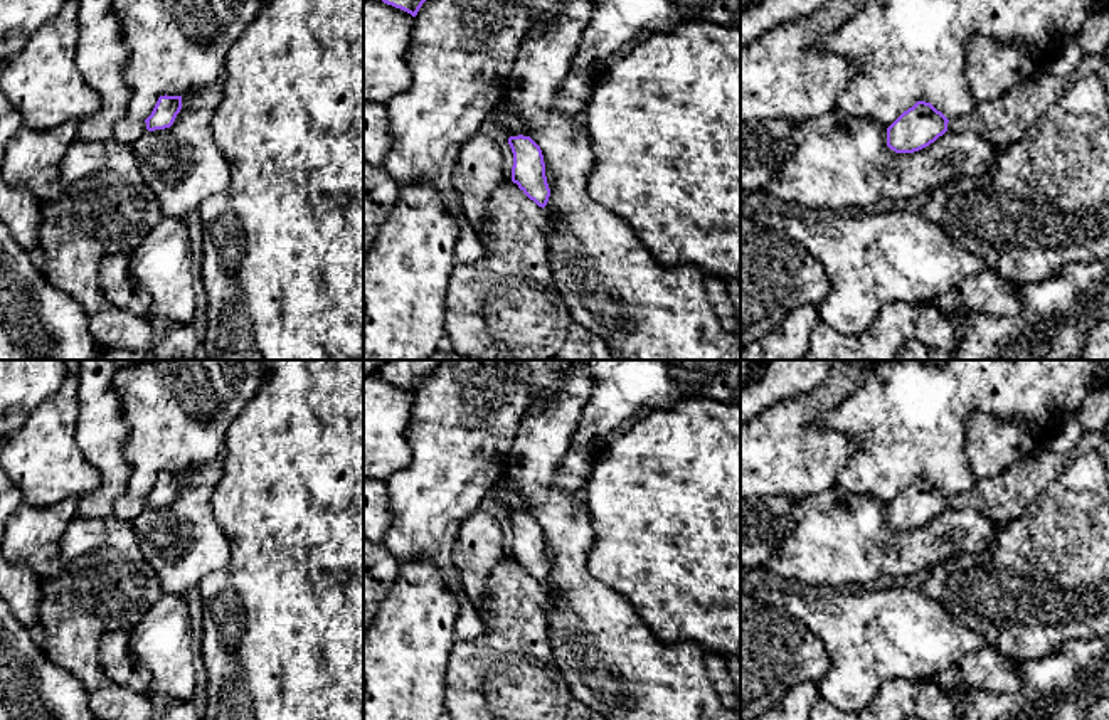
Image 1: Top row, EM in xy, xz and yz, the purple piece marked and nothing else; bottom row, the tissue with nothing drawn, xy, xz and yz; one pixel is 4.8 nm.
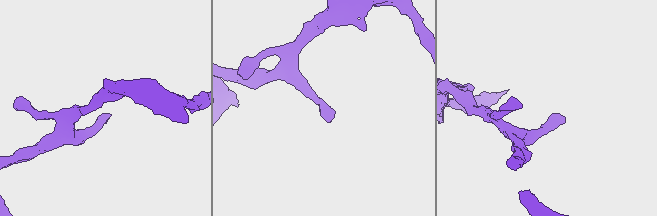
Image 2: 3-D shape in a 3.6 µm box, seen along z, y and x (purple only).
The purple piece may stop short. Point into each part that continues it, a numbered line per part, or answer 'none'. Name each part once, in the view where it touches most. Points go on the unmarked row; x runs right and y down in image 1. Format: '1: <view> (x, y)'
1: xy (209, 475)

